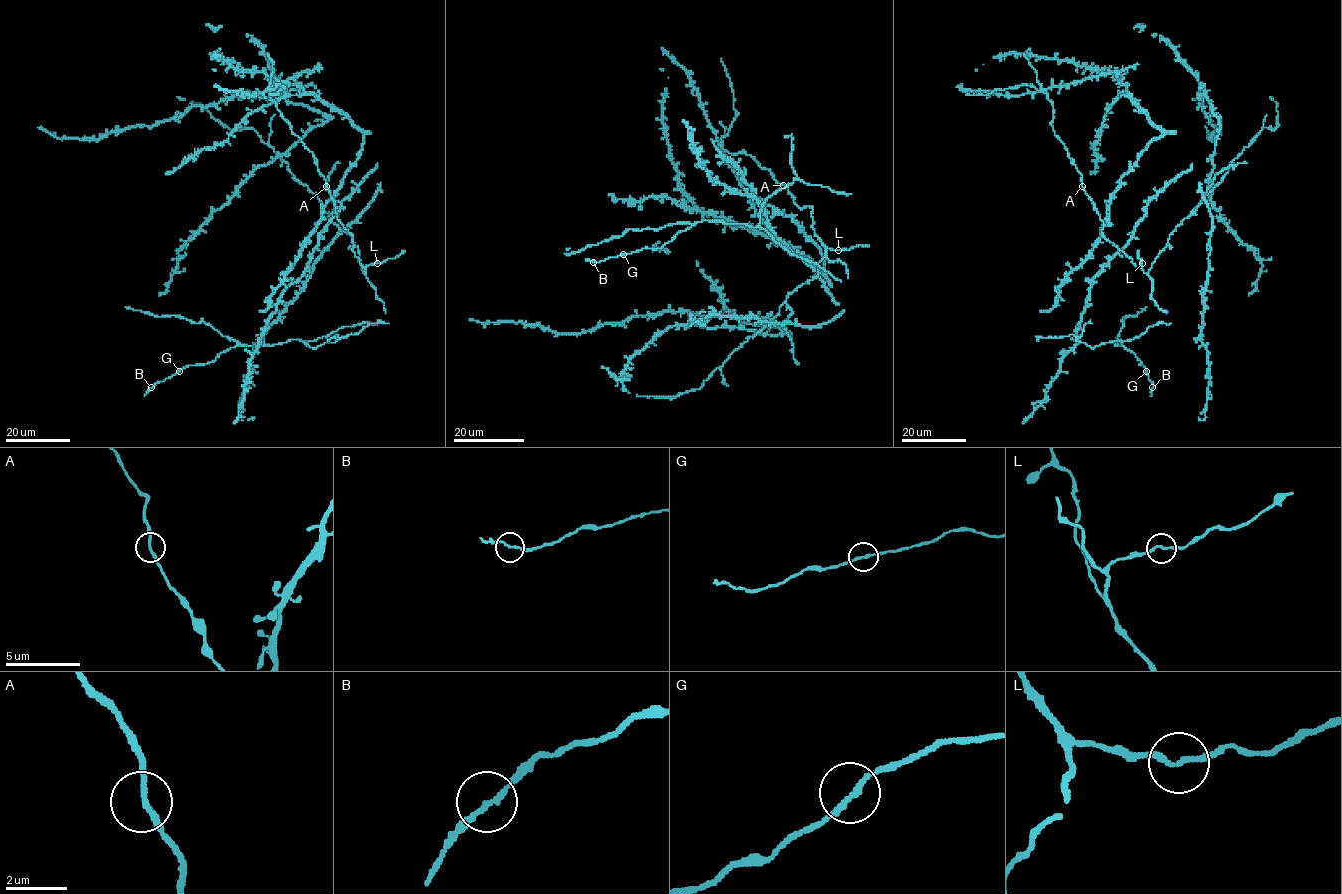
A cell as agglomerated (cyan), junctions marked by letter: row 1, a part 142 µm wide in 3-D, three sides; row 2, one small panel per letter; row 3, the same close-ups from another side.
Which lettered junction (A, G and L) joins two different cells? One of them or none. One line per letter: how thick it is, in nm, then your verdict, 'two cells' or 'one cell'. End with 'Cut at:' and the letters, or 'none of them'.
A: 170 nm | one cell
G: 160 nm | one cell
L: 170 nm | one cell
Cut at: none of them

